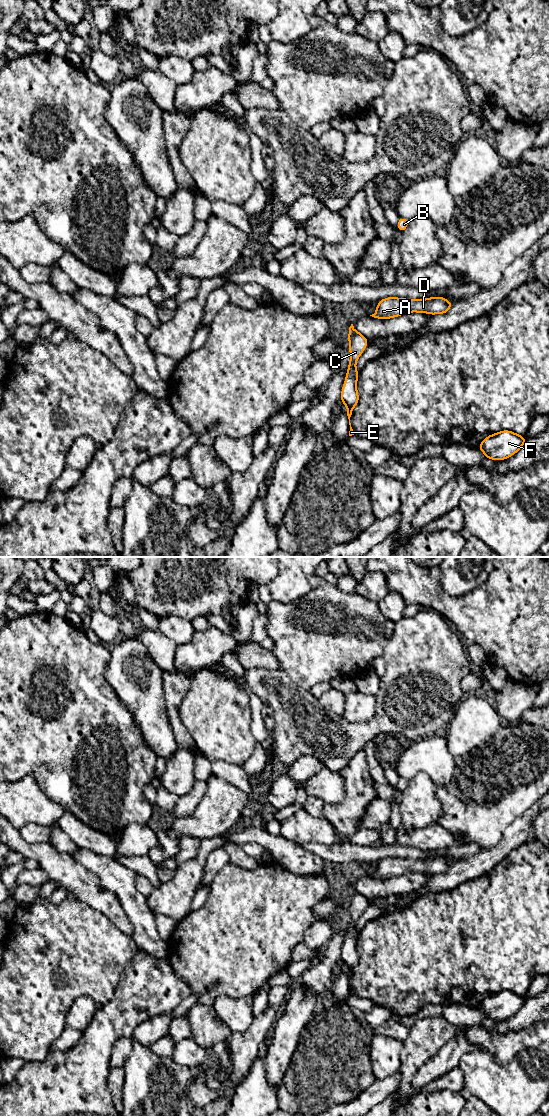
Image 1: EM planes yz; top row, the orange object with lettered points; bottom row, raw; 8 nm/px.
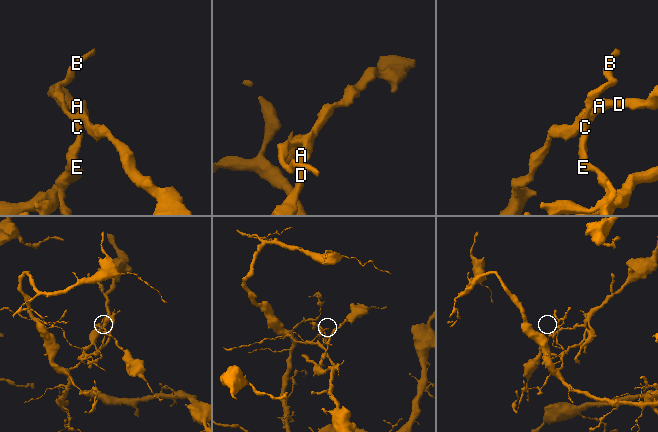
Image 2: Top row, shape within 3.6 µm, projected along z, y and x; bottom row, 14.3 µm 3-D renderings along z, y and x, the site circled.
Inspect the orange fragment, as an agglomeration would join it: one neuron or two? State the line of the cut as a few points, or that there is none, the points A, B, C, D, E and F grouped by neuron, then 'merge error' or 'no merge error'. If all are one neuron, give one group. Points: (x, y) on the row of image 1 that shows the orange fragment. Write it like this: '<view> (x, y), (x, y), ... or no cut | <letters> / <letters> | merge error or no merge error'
yz (354, 329), (349, 332) | A D / B C E F | merge error

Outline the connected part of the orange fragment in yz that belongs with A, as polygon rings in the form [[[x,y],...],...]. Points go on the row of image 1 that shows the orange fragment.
[[[441,296],[421,300],[388,297],[378,301],[375,313],[370,316],[377,319],[390,319],[410,312],[444,314],[452,305],[452,302]]]

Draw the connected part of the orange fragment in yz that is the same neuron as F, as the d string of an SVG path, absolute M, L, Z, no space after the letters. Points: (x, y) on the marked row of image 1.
M503 430L485 437L477 447L487 459L504 460L519 451L526 443L526 439L509 430Z

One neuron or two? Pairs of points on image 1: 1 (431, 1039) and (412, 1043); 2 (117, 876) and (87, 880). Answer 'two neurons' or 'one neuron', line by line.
1: one neuron
2: two neurons

